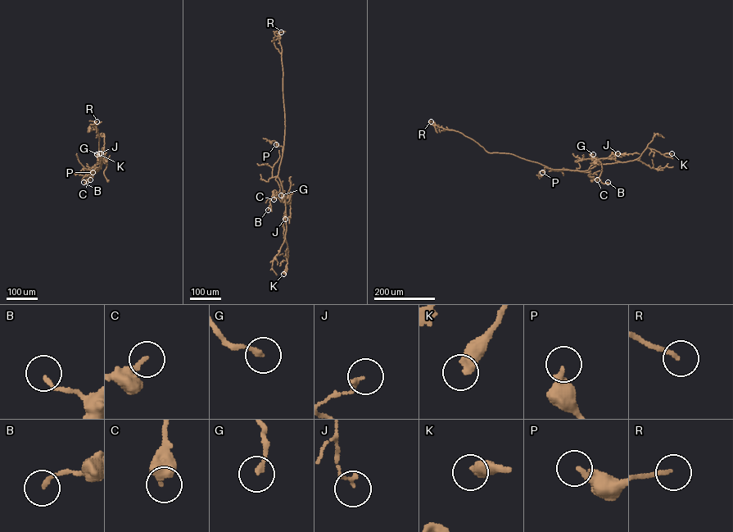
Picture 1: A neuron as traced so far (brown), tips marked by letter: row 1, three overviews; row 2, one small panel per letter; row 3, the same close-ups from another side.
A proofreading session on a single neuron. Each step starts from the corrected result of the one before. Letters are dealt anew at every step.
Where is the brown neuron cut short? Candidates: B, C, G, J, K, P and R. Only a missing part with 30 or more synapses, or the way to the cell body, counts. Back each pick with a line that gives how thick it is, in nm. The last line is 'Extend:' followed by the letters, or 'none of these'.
Extend: none of these

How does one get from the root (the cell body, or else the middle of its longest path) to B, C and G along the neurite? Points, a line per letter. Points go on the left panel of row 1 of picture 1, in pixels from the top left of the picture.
B: (107, 180), (104, 174), (106, 161), (102, 158), (98, 170), (92, 170), (96, 172), (83, 182)
C: (107, 180), (104, 174), (106, 161), (102, 158), (98, 170), (92, 170), (96, 172), (91, 175), (90, 179)
G: (107, 180), (104, 174), (106, 161), (102, 158), (101, 161), (97, 154)

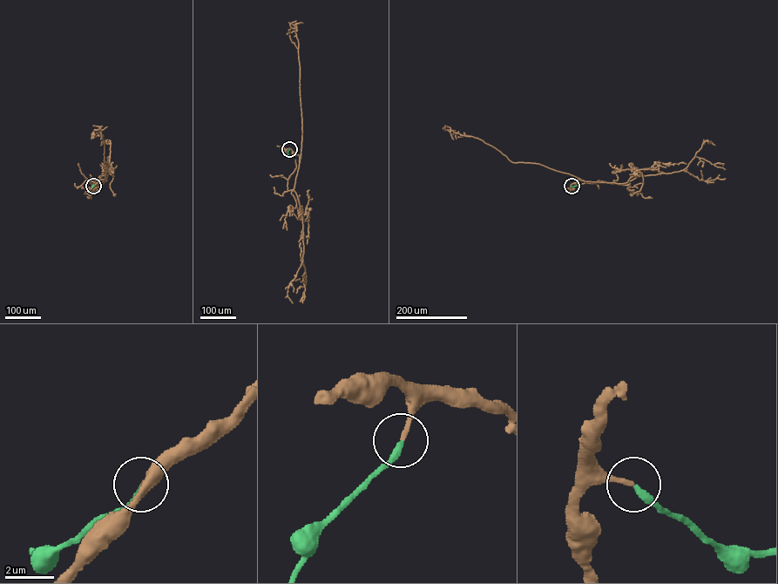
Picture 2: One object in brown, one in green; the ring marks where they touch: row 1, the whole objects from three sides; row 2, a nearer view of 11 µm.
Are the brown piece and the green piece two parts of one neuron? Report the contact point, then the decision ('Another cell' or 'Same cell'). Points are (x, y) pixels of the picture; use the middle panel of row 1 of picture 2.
Place: (289, 149). Same cell

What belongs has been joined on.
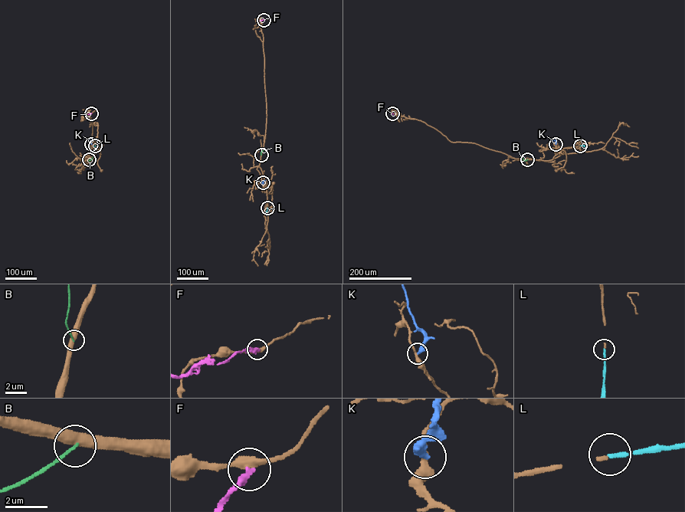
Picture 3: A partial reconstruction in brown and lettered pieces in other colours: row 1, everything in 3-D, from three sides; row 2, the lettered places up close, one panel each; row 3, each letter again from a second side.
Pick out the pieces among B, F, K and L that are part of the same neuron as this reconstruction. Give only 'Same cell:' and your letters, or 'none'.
Same cell: L

